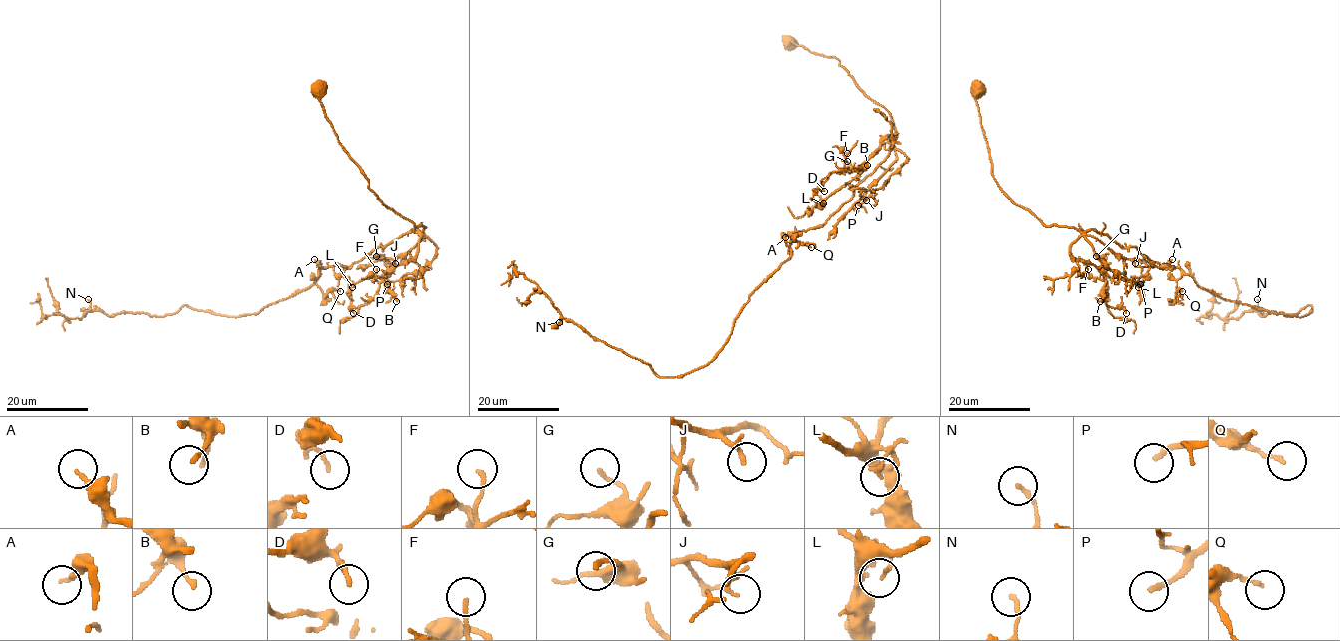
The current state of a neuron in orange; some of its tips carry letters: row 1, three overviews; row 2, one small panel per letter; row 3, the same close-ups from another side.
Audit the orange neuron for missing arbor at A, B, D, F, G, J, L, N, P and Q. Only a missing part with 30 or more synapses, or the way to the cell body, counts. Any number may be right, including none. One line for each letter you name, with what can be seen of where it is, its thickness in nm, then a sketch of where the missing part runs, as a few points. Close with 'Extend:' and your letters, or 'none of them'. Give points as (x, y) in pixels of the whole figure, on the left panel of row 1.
P: place (387, 284); calibre 200 nm; course (387, 284), (376, 290), (369, 304), (360, 312), (348, 310), (349, 320)
Extend: P

